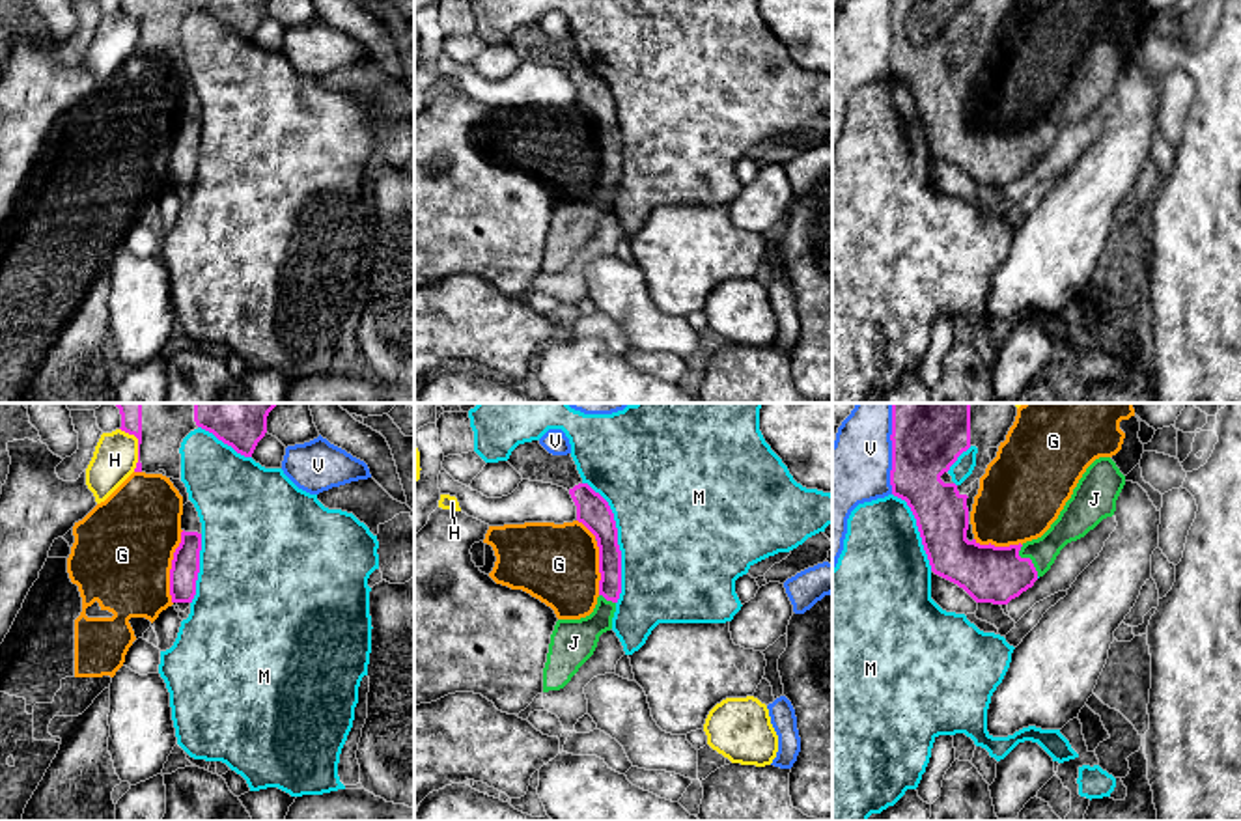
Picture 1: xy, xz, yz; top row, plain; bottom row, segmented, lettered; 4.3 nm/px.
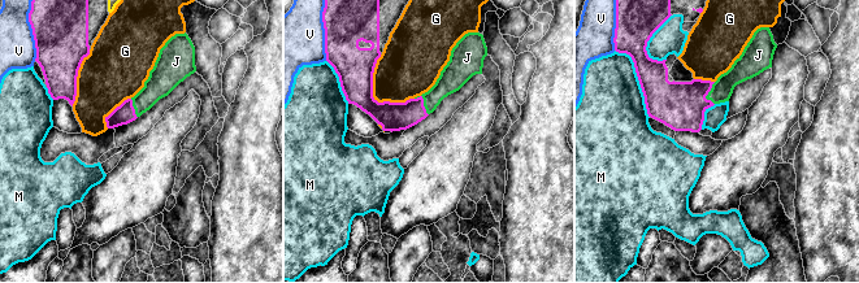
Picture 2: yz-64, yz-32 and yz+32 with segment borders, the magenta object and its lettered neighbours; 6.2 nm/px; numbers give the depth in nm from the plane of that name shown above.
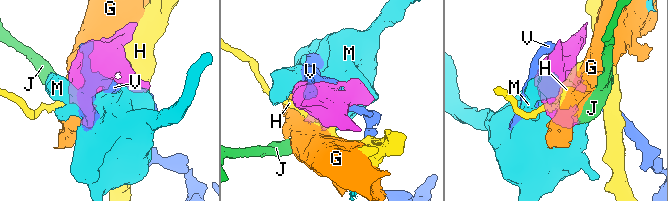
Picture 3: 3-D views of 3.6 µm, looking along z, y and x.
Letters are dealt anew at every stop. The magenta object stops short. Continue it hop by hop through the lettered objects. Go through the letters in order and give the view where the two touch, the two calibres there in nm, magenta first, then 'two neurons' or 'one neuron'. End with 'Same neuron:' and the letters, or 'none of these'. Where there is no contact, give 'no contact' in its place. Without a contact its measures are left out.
G: xy | 130/440 nm | two neurons
H: xy | 80/190 nm | two neurons
J: yz | 240/140 nm | one neuron
M: xz | 140/480 nm | two neurons
V: yz | 280/280 nm | two neurons
Same neuron: J

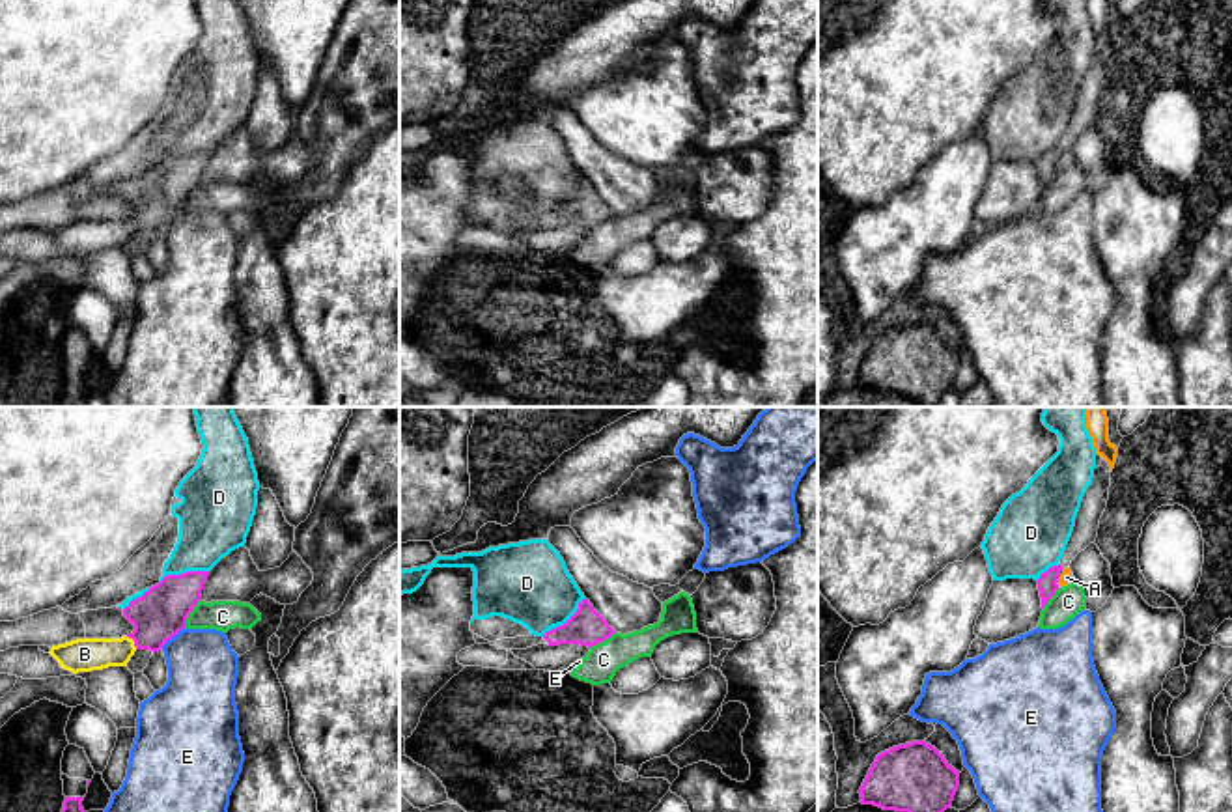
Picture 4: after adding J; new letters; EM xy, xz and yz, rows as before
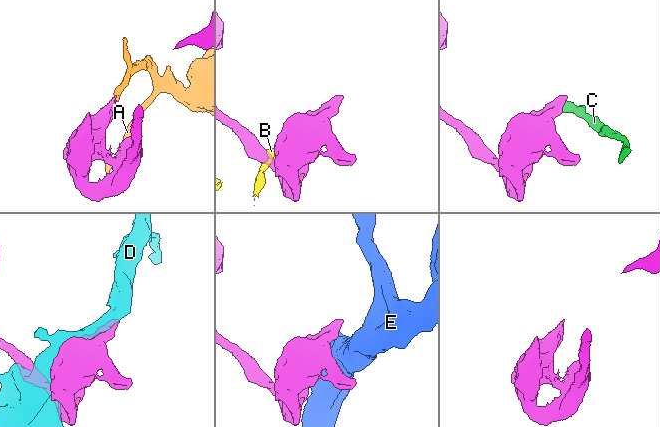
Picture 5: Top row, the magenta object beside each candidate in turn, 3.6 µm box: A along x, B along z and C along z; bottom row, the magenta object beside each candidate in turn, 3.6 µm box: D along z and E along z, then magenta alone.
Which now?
A: yz | 80/50 nm | two neurons
B: xy | 220/140 nm | two neurons
C: xy | 220/130 nm | two neurons
D: xz | 160/360 nm | two neurons
E: xy | 220/300 nm | two neurons
Same neuron: none of these

